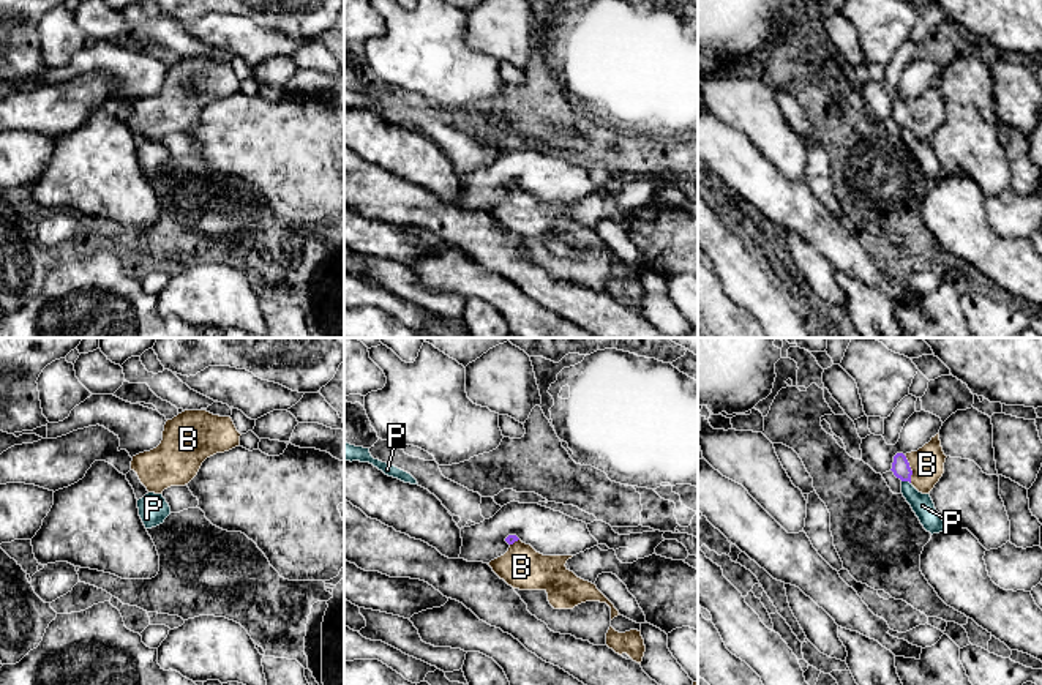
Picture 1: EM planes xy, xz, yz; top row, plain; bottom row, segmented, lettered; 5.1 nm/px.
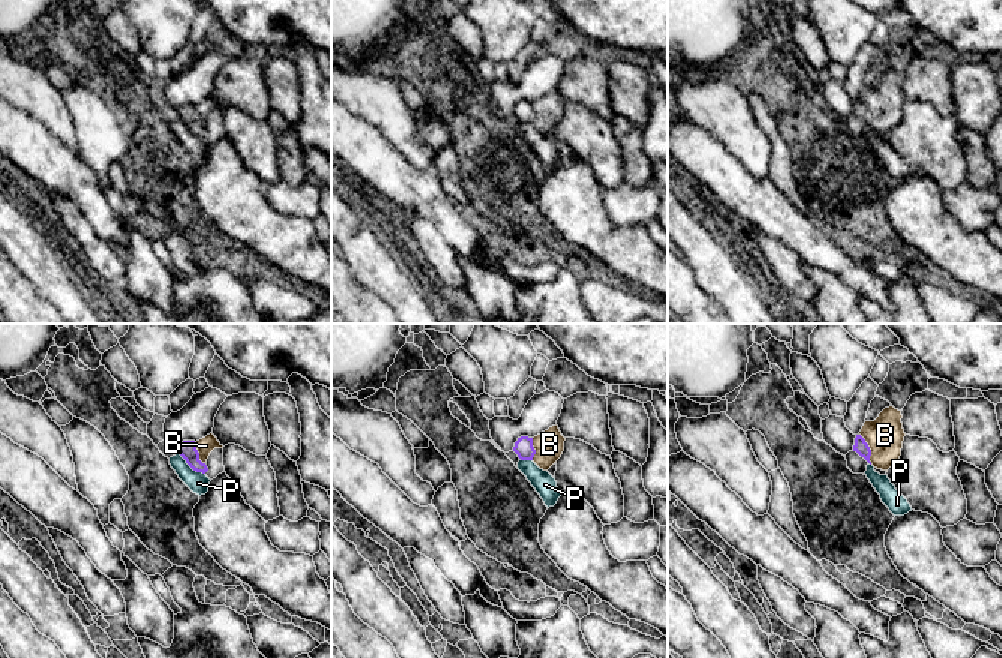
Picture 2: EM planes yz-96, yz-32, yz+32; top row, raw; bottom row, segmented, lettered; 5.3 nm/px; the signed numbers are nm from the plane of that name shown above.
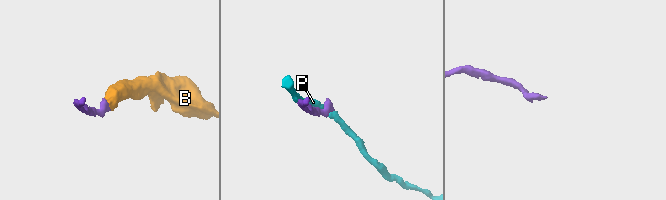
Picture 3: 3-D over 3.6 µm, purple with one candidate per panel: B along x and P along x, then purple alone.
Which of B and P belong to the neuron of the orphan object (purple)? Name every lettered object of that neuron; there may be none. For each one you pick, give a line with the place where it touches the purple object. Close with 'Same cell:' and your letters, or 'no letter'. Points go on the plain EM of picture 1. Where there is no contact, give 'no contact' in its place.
B: meets purple in yz at (910, 116)
Same cell: B

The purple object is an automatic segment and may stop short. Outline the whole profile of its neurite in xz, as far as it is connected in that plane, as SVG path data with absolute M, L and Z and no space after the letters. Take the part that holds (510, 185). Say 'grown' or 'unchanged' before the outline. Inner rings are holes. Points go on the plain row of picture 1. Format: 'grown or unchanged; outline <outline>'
grown; outline M508 182L508 197L488 211L508 232L519 237L545 237L554 256L573 256L586 248L606 249L611 267L619 260L595 230L578 224L565 210L573 202L543 202L516 182Z

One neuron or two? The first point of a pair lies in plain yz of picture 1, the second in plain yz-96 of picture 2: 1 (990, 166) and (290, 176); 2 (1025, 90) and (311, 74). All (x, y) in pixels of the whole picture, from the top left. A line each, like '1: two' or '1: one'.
1: two
2: two

